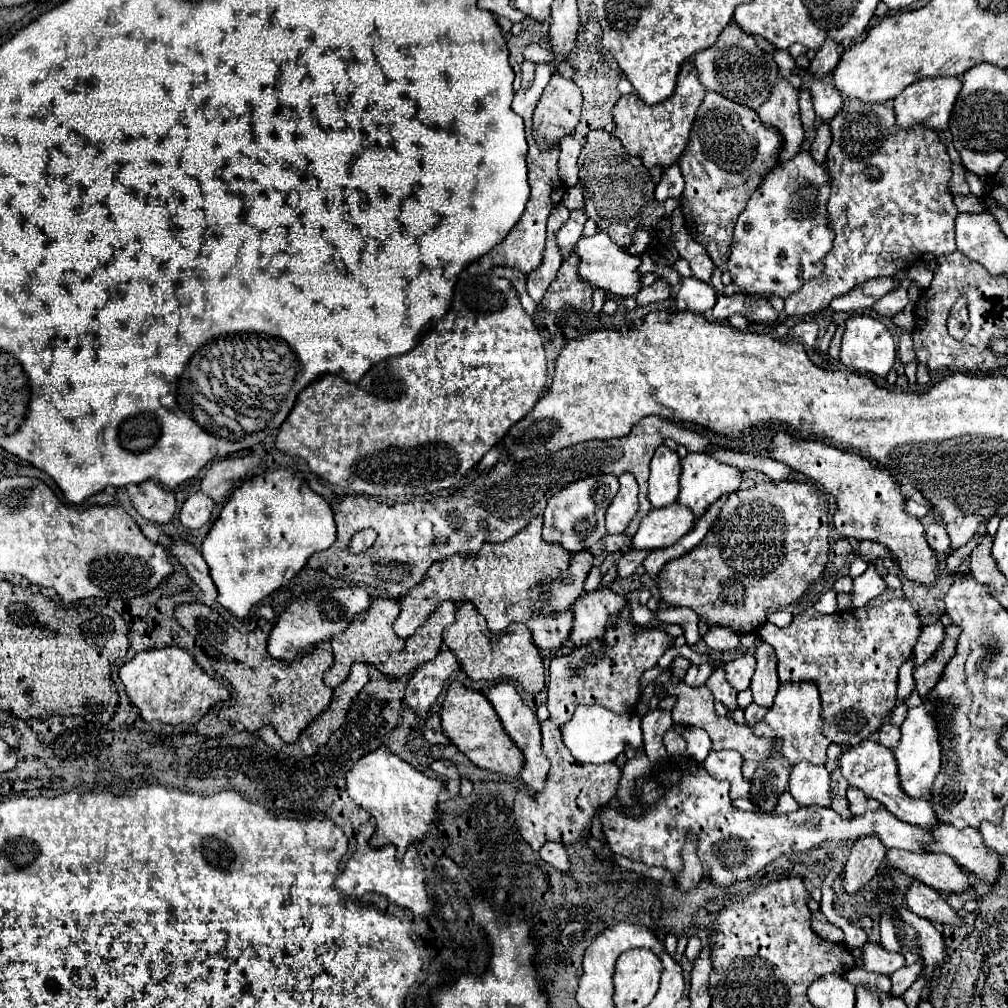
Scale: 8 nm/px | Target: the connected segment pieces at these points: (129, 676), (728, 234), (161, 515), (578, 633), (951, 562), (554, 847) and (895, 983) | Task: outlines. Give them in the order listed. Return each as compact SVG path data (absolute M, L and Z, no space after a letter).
M154 648L136 654L120 668L120 680L124 682L132 704L140 708L140 714L146 722L156 720L162 724L196 724L214 704L230 698L226 684L206 674L196 658L170 658L170 648Z
M706 92L690 132L690 144L680 158L686 182L680 208L694 240L706 248L718 268L722 268L730 256L732 232L738 214L746 208L748 198L762 182L768 168L776 164L780 146L780 134L770 126L764 126L754 110L730 102L716 92Z
M146 480L138 486L138 492L132 496L132 506L142 518L158 524L170 522L176 512L174 494L170 490L160 488L152 480Z
M612 590L586 592L574 602L574 628L570 640L576 646L588 646L594 640L604 640L612 618L622 612L626 598L614 594Z
M962 546L960 550L956 550L956 554L950 554L950 556L946 558L946 568L948 568L948 572L954 574L954 572L958 570L958 566L962 564L962 560L964 560L968 554L970 554L970 552L966 550L966 546Z
M546 842L542 848L540 848L540 856L544 862L548 862L552 868L556 870L568 870L570 868L570 860L568 860L568 854L566 854L566 848L564 844L558 844L558 842Z
M920 962L896 970L896 972L890 976L890 980L892 980L890 994L892 994L892 996L902 996L902 994L912 986L912 982L916 982L916 978L920 976L920 972L922 972Z

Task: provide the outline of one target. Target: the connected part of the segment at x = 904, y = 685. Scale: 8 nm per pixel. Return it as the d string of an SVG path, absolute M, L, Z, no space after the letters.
M908 660L908 662L904 662L904 666L900 668L900 676L898 676L898 700L906 700L910 694L912 694L912 690L914 690L914 678L912 678L912 670L914 670L914 666L912 666L912 660Z

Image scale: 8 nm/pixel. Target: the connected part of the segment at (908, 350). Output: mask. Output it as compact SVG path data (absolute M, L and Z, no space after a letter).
M902 332L900 334L900 346L898 346L898 356L904 364L910 364L916 360L914 356L914 348L912 348L912 332Z

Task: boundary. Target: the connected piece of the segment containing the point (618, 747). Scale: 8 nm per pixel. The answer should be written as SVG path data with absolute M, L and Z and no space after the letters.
M580 704L572 716L570 722L560 726L562 738L566 748L572 752L572 756L580 762L588 764L606 764L614 762L618 754L626 752L626 748L638 750L644 746L642 730L640 730L640 716L638 712L628 712L628 714L616 714L604 706L598 704Z

